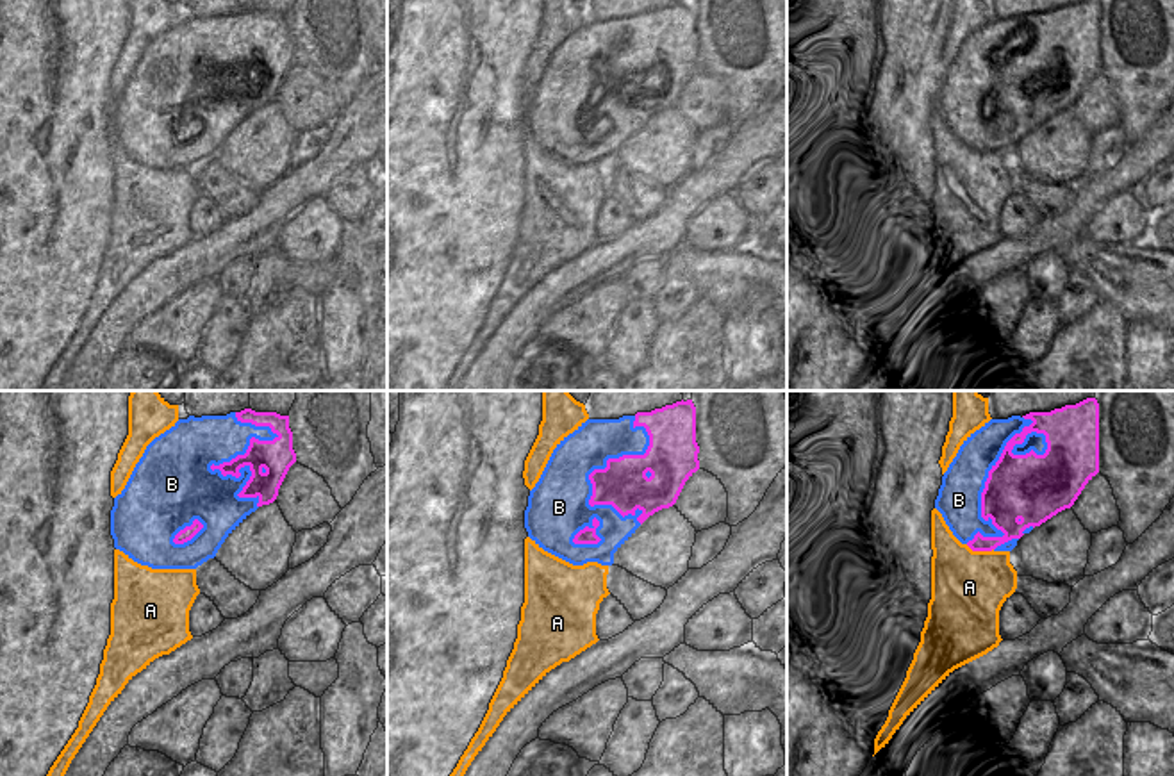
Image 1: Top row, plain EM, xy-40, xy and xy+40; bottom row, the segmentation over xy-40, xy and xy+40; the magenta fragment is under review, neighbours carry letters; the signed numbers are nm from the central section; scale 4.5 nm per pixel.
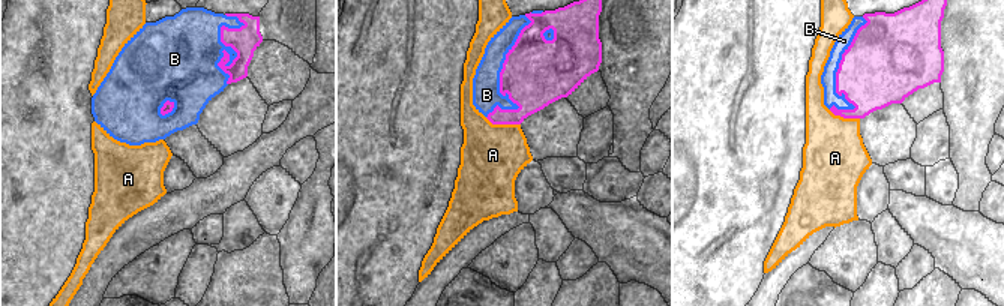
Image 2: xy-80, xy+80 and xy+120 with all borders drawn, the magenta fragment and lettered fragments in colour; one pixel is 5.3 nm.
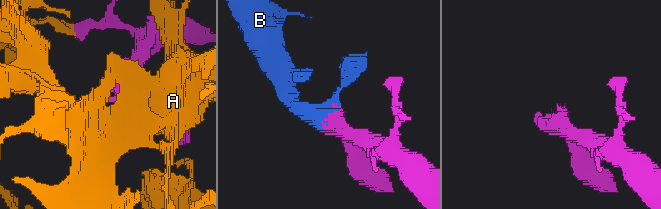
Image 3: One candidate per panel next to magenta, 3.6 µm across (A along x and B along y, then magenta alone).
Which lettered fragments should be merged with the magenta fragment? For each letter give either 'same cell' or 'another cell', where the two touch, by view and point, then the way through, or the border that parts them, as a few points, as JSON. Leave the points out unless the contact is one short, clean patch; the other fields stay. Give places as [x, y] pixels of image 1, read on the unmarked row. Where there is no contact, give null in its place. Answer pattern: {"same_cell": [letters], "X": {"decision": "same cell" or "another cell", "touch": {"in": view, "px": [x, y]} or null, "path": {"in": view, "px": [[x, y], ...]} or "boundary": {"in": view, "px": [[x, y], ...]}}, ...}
{"same_cell": ["B"], "A": {"decision": "another cell", "touch": {"in": "xy+40", "px": [980, 150]}}, "B": {"decision": "same cell", "touch": {"in": "xy-40", "px": [225, 63]}}}

